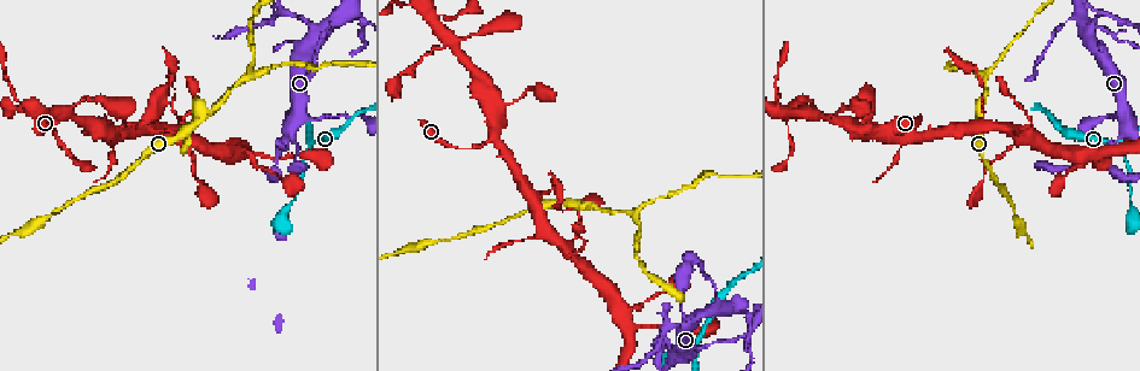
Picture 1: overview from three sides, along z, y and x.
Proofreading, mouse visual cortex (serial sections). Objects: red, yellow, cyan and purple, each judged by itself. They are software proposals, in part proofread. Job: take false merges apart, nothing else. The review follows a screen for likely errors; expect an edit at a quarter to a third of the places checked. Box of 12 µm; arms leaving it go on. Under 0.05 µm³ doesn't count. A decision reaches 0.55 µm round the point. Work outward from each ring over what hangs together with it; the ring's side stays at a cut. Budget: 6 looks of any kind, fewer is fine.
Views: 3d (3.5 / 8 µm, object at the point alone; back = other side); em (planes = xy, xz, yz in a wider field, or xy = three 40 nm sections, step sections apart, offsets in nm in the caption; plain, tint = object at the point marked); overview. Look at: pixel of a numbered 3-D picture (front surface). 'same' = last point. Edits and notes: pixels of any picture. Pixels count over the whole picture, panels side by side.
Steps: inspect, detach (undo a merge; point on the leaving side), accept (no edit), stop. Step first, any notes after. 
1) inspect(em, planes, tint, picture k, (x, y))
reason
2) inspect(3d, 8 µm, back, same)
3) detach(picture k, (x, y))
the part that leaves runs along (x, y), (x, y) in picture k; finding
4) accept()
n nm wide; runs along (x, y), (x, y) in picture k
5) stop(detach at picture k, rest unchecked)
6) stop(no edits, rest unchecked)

inspect(3d, 3.5 µm, picture 1, (1124, 157))
narrows sharply

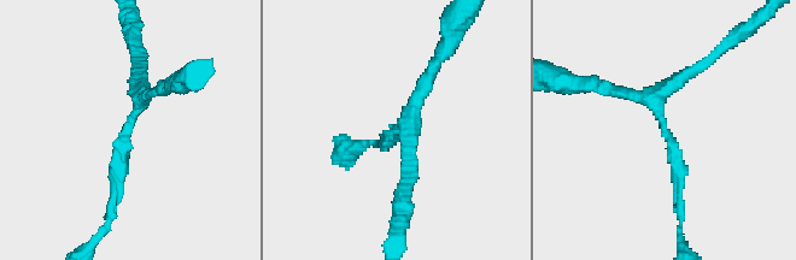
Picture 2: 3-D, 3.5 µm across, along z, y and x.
inspect(em, xy, step 2, tint, picture 2, (661, 124))
3 arms; arms of 150, 200, 200 nm; need the tissue

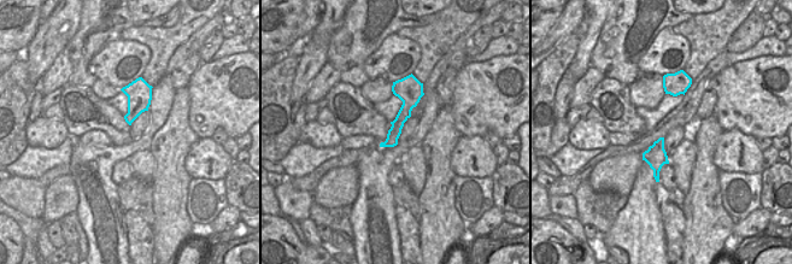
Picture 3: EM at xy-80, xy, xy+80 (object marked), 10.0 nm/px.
accept()
one cell here

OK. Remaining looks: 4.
inspect(3d, 3.5 µm, picture 1, (247, 78))

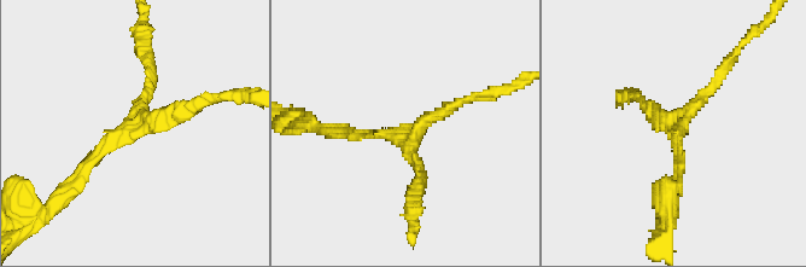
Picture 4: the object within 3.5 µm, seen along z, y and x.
inspect(em, xy, step 3, tint, picture 4, (401, 134))
3 arms; arms of 150, 150, 150 nm

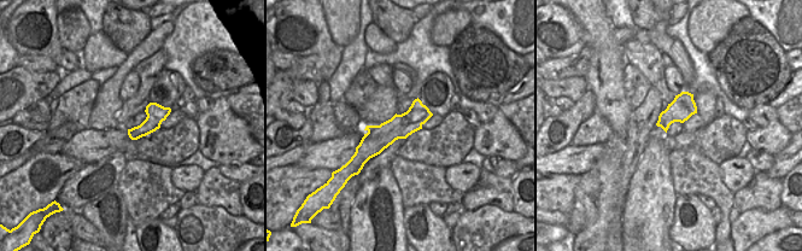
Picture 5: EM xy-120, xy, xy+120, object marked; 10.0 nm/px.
accept()
runs along (426, 111), (378, 138), (358, 156) in picture 5; continuous, no second cell

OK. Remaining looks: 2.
inspect(3d, 3.5 µm, picture 1, (1090, 37))
sharp bend

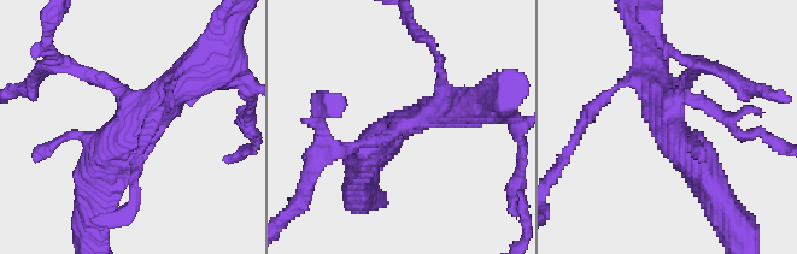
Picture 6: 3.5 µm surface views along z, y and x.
accept()
runs along (93, 184), (123, 128), (189, 76) in picture 6; one cell here

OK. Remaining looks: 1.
stop(no edits, rest unchecked)

